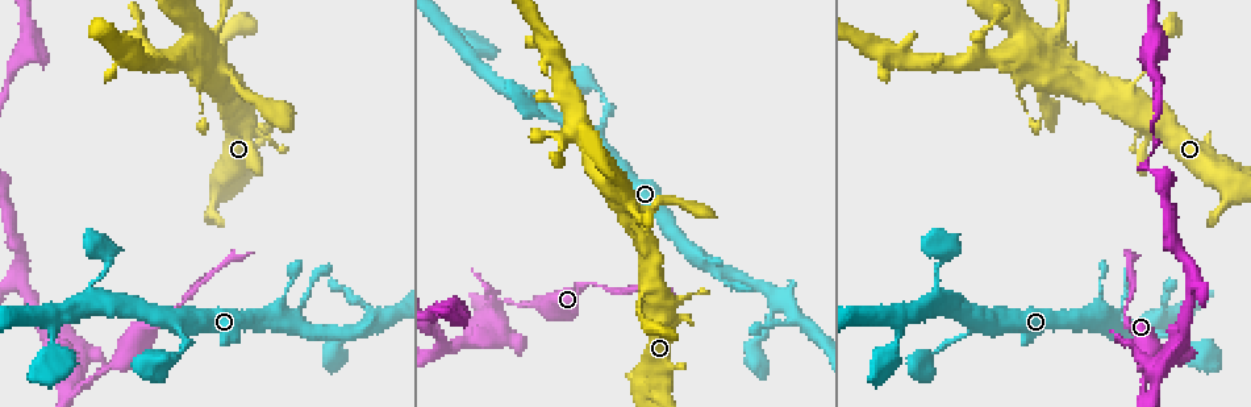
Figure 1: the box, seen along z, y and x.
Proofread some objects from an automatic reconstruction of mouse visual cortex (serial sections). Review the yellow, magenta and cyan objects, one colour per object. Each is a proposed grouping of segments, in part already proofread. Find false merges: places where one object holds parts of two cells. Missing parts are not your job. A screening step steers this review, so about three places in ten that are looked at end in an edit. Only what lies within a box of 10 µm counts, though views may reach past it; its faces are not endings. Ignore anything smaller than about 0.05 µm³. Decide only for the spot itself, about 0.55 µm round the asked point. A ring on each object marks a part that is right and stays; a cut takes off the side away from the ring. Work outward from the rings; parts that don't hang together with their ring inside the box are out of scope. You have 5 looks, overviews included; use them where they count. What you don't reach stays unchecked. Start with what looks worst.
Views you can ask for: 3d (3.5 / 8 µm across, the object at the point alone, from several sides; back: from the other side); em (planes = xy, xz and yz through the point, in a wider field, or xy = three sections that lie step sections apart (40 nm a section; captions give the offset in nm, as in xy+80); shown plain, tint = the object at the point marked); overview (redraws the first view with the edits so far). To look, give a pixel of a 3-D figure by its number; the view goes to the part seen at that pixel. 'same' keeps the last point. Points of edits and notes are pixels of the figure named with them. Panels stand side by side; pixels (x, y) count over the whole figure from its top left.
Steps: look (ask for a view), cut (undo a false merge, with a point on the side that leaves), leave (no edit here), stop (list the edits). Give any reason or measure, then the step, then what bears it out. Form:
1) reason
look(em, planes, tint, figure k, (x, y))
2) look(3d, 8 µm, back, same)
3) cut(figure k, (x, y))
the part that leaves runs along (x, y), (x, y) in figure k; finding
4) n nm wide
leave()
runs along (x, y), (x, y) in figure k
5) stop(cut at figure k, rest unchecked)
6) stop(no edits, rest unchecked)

sharp bend
look(3d, 3.5 µm, figure 1, (488, 311))

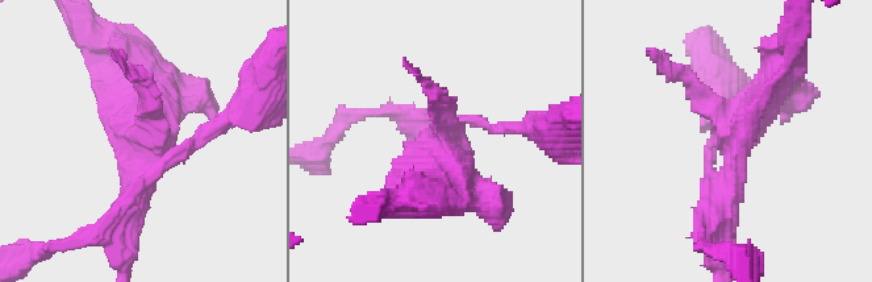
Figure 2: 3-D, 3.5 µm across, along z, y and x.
need the tissue
look(em, xy, step 2, tint, figure 2, (144, 158))

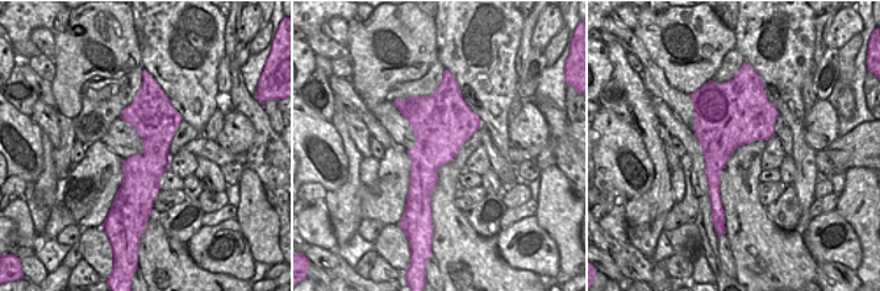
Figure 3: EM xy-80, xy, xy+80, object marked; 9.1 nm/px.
cut(figure 2, (76, 236))
border along (408, 200), (412, 207) in figure 3; two cells meet here

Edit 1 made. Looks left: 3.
abrupt turn
look(3d, 8 µm, figure 1, (944, 261))

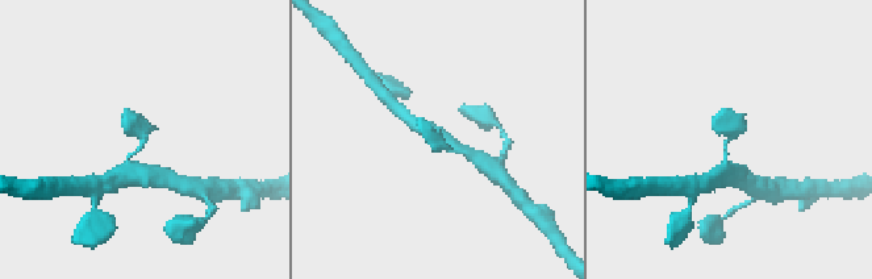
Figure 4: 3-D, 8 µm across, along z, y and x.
shape alone is not enough
look(em, xy, step 3, tint, same)

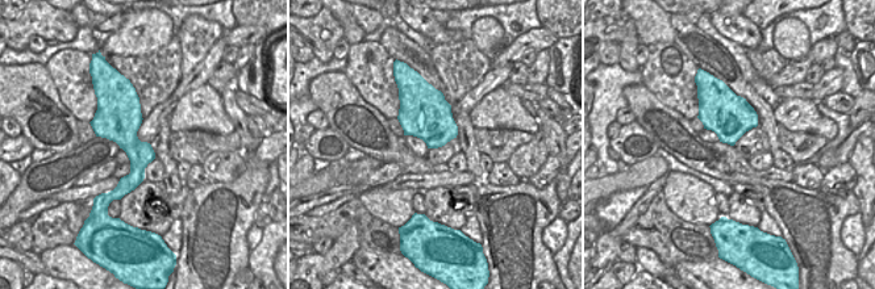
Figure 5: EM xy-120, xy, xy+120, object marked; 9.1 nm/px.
leave()
runs along (132, 173), (142, 133), (122, 120) in figure 4; continuous, no second cell

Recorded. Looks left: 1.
stop(cut at figure 2, rest unchecked)

